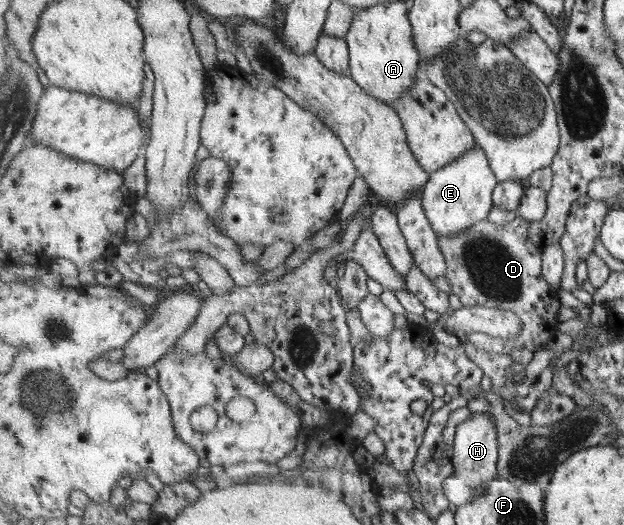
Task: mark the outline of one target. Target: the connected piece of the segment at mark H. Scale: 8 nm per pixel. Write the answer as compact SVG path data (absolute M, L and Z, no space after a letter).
M473 413L473 416L457 427L454 442L455 473L444 480L447 499L453 505L460 507L471 504L479 496L483 496L483 488L487 481L493 480L498 475L499 441L496 422L491 414Z

